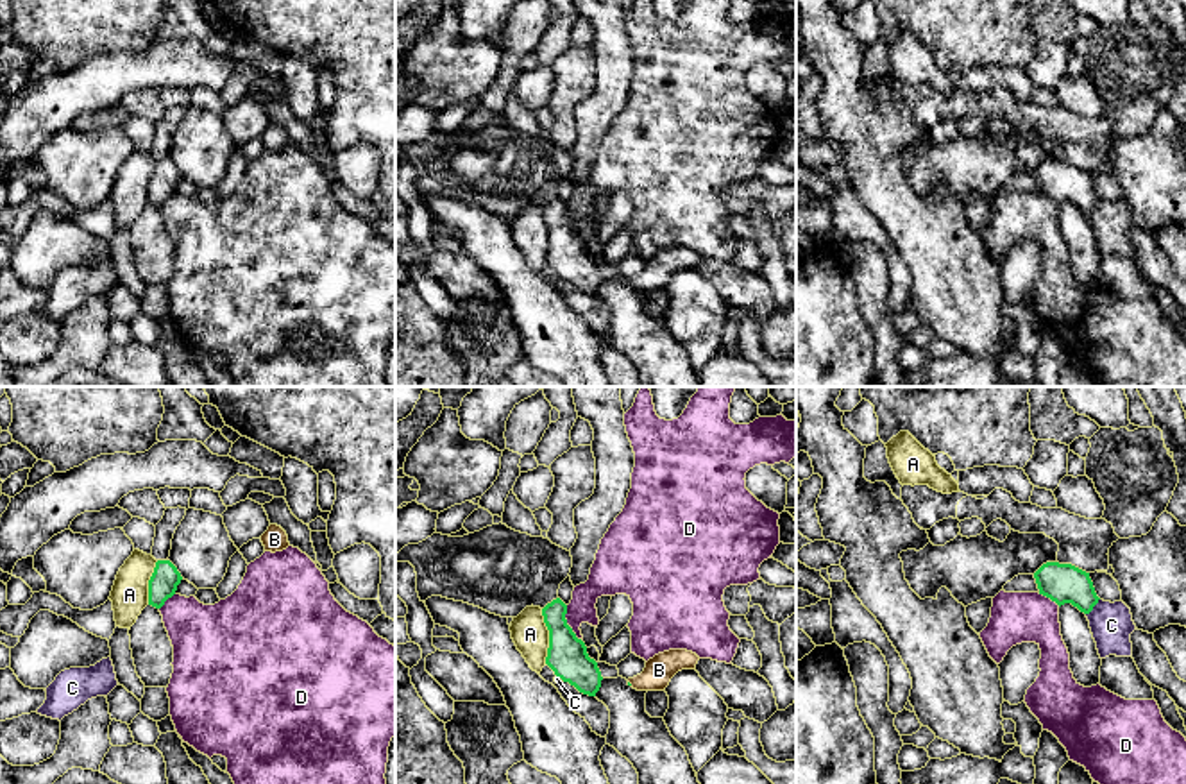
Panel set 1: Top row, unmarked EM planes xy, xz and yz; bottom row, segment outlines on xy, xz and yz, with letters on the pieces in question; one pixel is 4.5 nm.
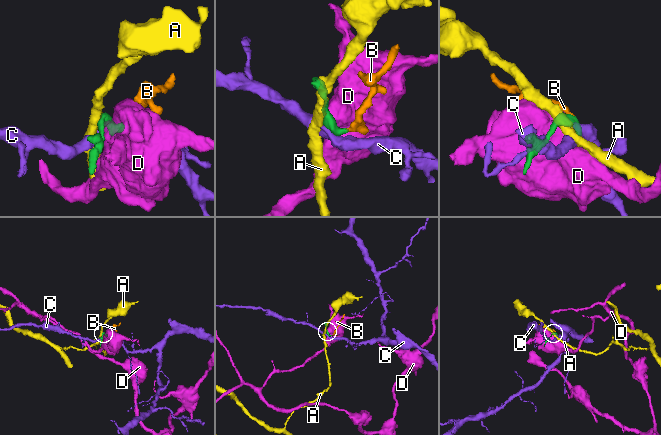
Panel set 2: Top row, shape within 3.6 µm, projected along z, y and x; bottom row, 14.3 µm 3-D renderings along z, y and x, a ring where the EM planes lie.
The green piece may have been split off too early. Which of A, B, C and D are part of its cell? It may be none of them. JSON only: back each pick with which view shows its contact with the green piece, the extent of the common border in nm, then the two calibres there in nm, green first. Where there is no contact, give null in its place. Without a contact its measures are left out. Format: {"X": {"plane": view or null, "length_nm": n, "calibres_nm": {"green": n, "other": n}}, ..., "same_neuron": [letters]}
{"B": {"plane": null}, "same_neuron": ["B"]}

